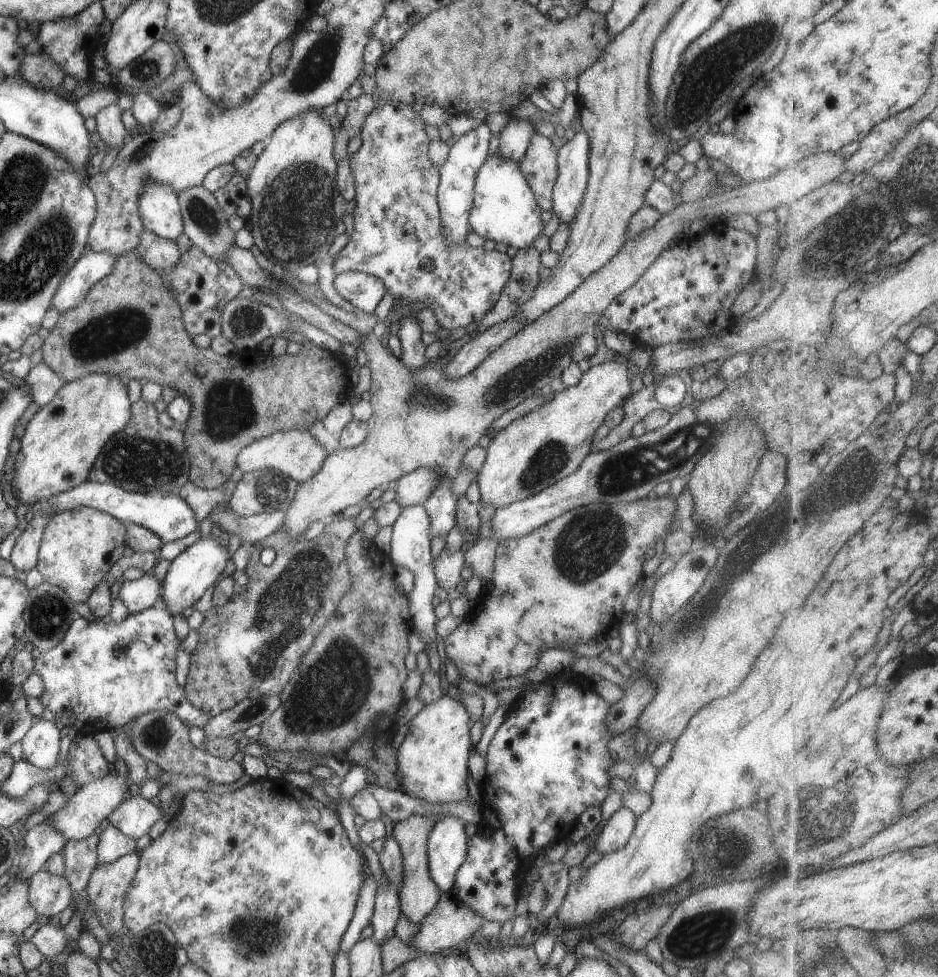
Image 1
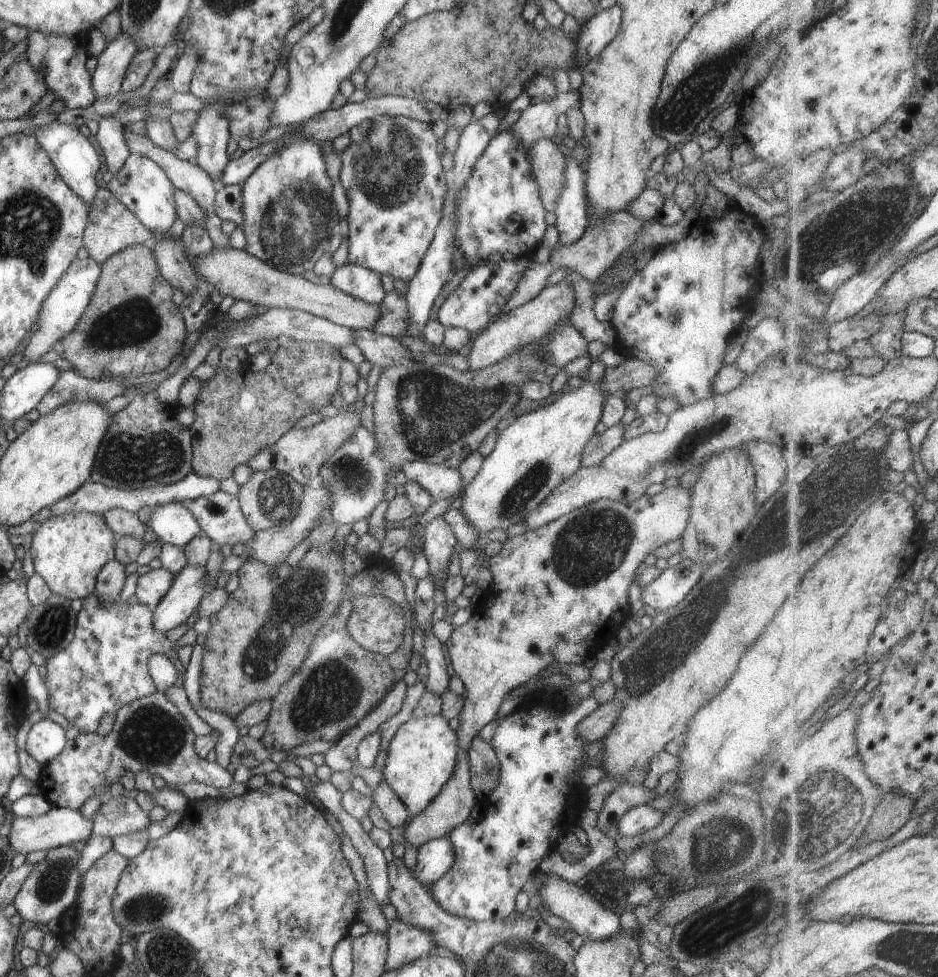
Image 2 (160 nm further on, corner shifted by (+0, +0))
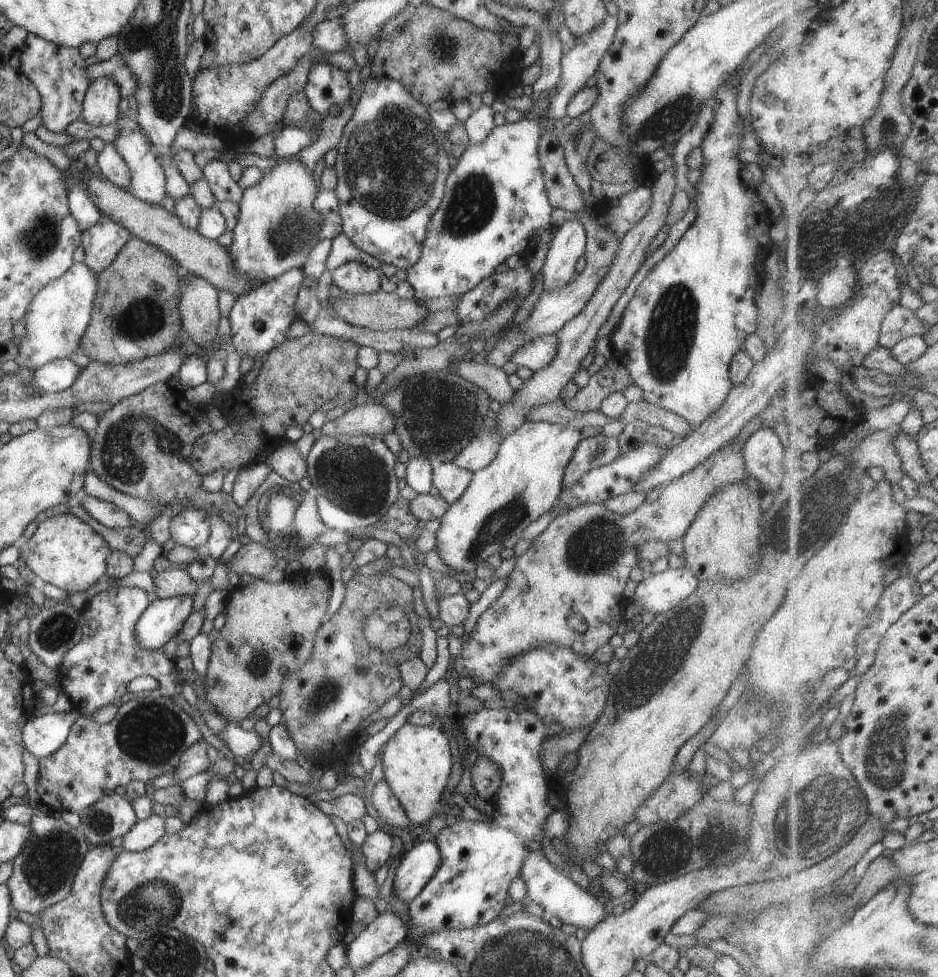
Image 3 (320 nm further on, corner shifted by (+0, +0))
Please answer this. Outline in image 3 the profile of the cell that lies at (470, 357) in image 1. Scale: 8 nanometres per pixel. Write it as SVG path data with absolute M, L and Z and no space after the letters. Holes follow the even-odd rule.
M585 210L571 214L563 212L561 218L563 216L577 218L583 224L583 228L585 228L586 246L583 254L586 262L585 268L579 274L577 273L574 278L571 278L571 281L567 282L565 286L561 286L561 288L555 288L555 290L545 290L543 288L539 298L533 304L530 315L520 324L512 322L508 328L505 328L505 330L495 337L493 348L487 350L487 353L481 359L487 365L501 369L506 362L511 360L511 356L515 354L515 350L521 344L525 344L525 342L529 342L533 338L539 338L539 336L553 335L557 330L563 328L563 324L574 318L583 309L583 306L587 304L587 300L595 292L597 284L603 280L609 264L613 262L613 256L615 256L615 250L617 250L618 238L612 231L599 226L595 220L591 220Z

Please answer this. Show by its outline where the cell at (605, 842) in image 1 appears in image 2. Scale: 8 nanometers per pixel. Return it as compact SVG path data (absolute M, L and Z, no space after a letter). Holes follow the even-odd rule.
M634 805L619 818L618 837L633 837L657 826L664 816L663 811L649 805Z

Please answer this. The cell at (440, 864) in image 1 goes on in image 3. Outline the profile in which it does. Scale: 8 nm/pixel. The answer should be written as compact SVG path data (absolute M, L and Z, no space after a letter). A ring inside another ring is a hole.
M434 839L413 845L411 850L405 851L395 870L391 893L397 900L409 903L431 880L439 864L441 856Z

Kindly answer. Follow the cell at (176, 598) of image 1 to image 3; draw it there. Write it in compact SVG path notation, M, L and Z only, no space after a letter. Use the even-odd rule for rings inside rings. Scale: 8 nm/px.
M171 596L151 599L141 612L133 630L135 640L145 650L162 648L183 627L185 618L193 612L193 596Z

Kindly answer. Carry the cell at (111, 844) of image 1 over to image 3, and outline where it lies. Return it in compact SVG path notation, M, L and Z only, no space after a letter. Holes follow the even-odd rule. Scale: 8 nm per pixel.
M152 814L144 820L136 821L131 829L119 838L118 844L123 851L143 851L164 835L163 819Z

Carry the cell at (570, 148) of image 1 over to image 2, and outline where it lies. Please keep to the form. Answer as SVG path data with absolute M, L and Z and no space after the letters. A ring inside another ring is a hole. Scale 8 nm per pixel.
M573 156L564 159L563 188L555 200L555 208L552 211L555 214L555 230L559 234L556 244L559 246L579 240L588 226L584 193L586 175Z

